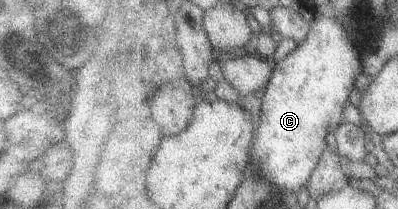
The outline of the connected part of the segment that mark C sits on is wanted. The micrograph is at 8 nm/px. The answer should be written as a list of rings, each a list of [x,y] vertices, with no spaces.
[[[315,16],[315,20],[312,22],[311,26],[311,34],[309,35],[308,40],[304,42],[296,52],[294,52],[291,56],[288,56],[285,60],[273,62],[274,63],[274,70],[275,72],[271,76],[271,80],[269,81],[269,85],[266,88],[266,93],[263,99],[263,118],[261,121],[261,126],[257,129],[257,132],[255,133],[255,142],[253,145],[253,164],[256,168],[256,173],[259,175],[260,179],[263,179],[264,181],[267,181],[270,185],[279,187],[280,189],[283,189],[284,191],[289,192],[300,192],[300,188],[303,186],[307,186],[312,179],[312,176],[315,174],[316,168],[319,166],[320,160],[323,158],[323,155],[325,154],[326,149],[326,136],[328,135],[328,132],[330,132],[330,128],[332,128],[332,124],[336,124],[336,129],[338,129],[343,123],[342,123],[342,116],[344,116],[344,106],[346,104],[350,104],[350,94],[354,92],[354,88],[357,88],[356,78],[358,78],[358,74],[363,73],[363,63],[360,57],[360,52],[358,51],[358,48],[354,45],[354,42],[348,37],[348,34],[345,32],[344,26],[336,19],[336,18],[329,18],[329,17],[318,17]]]

